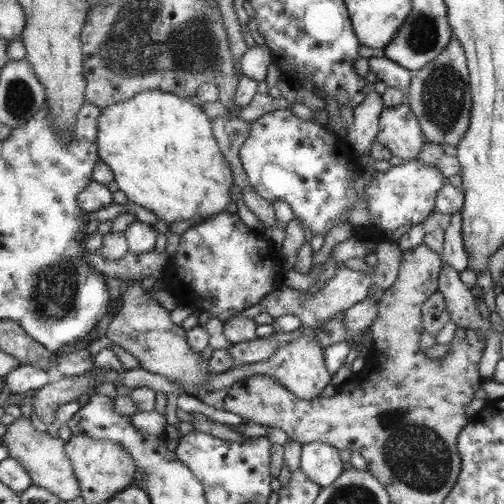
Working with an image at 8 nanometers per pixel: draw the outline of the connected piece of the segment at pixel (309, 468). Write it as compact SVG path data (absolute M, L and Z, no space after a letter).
M308 442L300 447L299 469L320 488L331 486L342 476L339 451L324 442Z

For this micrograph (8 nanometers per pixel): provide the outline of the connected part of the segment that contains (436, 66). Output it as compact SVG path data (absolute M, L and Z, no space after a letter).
M454 36L450 39L450 44L434 61L412 72L408 93L401 103L413 111L415 119L421 124L422 135L429 142L457 146L470 128L472 101L466 56L458 40Z

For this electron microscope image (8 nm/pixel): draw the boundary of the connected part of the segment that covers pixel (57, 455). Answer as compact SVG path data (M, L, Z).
M21 416L21 419L8 421L2 443L9 447L9 457L18 459L29 472L33 485L47 489L63 502L71 502L75 498L82 497L82 487L78 476L75 475L73 463L63 440L51 437L46 431L35 431L31 420Z

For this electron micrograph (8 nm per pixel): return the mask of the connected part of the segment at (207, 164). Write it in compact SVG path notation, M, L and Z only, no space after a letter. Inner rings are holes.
M159 89L142 90L141 93L137 93L129 100L122 100L121 102L116 102L114 105L105 107L103 114L99 116L98 141L100 158L112 168L118 188L124 192L128 200L150 210L157 216L158 220L164 220L167 225L171 222L197 218L198 216L201 216L201 220L205 220L207 217L225 211L223 208L229 202L229 186L234 183L231 182L231 175L233 173L221 151L217 150L218 144L215 144L216 140L213 140L213 137L211 136L211 122L209 122L209 118L201 112L199 106L193 104L193 100L189 102L189 100L185 100L185 97L163 92Z

